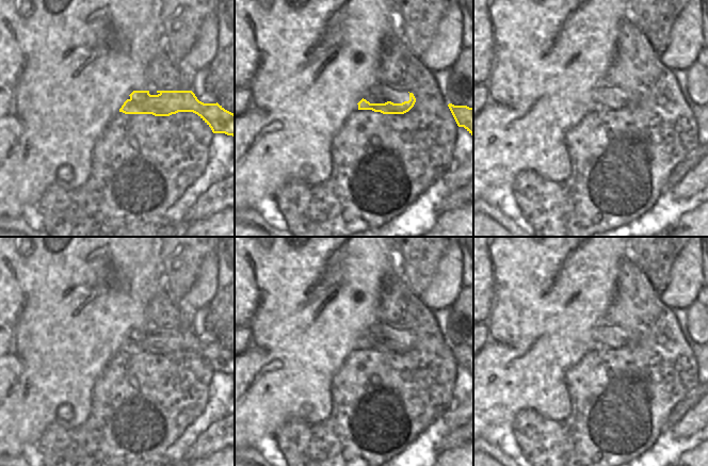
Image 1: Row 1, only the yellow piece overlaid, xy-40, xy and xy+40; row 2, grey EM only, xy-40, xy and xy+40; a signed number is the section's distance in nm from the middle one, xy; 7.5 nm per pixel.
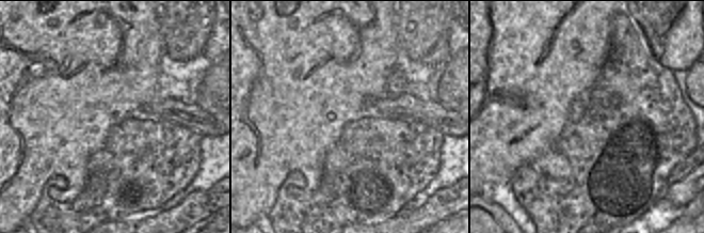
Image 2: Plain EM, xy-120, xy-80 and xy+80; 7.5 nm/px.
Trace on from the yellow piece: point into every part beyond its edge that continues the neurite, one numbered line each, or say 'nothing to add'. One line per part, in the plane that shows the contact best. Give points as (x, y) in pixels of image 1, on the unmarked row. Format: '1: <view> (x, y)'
1: xy (380, 333).

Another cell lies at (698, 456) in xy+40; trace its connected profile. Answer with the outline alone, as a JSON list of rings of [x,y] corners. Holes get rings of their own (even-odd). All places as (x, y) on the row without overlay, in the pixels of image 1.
[[[708,440],[682,453],[672,466],[708,466]]]

